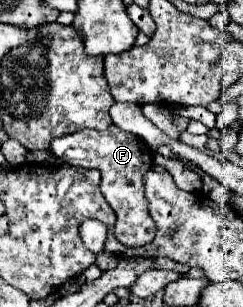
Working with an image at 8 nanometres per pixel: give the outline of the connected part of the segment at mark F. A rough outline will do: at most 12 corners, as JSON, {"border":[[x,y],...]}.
{"border":[[116,125],[56,137],[68,165],[102,171],[116,237],[154,239],[144,173],[154,157]]}

